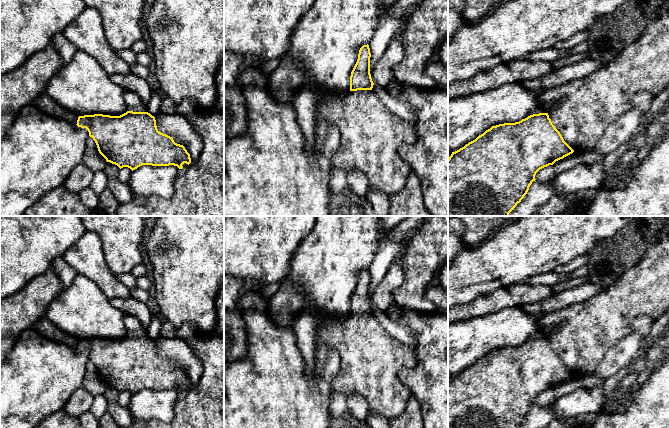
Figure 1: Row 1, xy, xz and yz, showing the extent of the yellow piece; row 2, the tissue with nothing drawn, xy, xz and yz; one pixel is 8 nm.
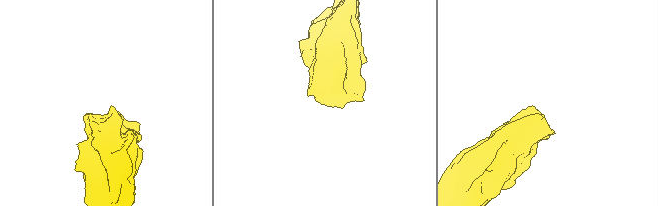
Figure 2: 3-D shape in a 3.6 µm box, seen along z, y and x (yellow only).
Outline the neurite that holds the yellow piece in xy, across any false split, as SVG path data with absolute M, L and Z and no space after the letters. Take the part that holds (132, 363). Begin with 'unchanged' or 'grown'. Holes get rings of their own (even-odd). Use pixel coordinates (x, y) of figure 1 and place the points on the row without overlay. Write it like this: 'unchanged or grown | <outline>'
grown | M124 316L127 336L120 340L103 338L79 340L77 350L86 352L89 360L95 365L99 377L107 386L120 393L128 391L132 395L142 389L169 390L183 393L183 388L190 388L190 378L183 369L174 366L173 362L158 355L155 341L147 336L147 328L134 316Z

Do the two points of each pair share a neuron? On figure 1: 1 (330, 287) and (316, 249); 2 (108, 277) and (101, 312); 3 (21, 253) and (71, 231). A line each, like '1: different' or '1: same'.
1: same
2: different
3: same

